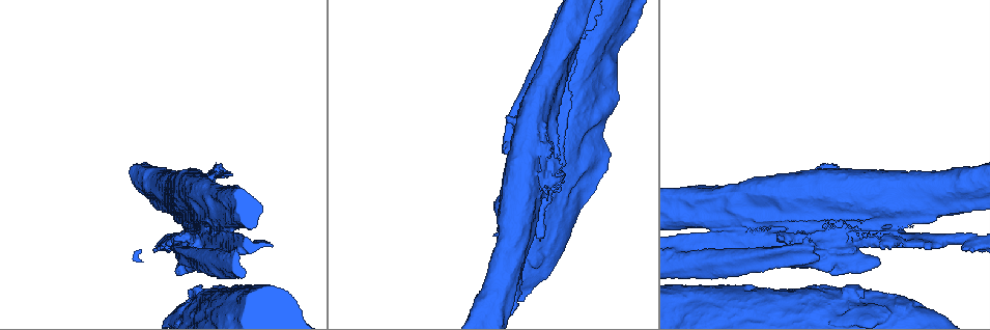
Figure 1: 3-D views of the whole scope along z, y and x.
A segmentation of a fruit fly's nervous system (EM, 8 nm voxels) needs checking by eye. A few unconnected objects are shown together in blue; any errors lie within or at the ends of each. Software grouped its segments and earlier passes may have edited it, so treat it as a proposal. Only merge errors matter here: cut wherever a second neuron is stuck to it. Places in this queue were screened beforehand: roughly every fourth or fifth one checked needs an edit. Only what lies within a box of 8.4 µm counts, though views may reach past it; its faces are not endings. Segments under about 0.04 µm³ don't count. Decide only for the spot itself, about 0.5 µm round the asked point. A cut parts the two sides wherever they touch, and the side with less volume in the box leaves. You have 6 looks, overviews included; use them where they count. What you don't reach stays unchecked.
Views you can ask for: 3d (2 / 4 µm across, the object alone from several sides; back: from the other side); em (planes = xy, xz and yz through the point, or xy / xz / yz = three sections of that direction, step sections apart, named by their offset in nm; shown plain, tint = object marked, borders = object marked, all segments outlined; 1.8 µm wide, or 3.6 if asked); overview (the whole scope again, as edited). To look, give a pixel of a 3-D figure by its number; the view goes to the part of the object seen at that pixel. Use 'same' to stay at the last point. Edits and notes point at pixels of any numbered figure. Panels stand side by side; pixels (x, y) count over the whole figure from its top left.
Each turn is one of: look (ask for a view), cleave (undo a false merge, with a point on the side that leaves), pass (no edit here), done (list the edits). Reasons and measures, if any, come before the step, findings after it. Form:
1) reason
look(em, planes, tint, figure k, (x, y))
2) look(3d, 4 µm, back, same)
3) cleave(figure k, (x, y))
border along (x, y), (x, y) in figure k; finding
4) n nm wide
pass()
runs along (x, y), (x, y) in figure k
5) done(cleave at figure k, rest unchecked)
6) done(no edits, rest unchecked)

sudden change in width
look(em, 3.6 µm, planes, tint, figure 1, (882, 305))

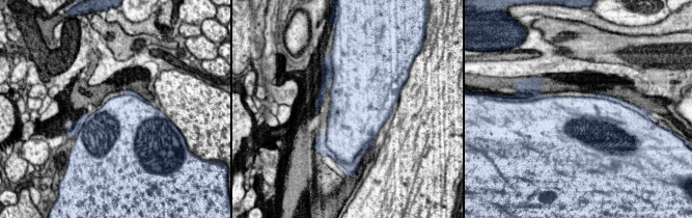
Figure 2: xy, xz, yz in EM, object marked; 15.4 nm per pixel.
cleave(figure 2, (592, 94))
border along (589, 96), (608, 99), (615, 103) in figure 2; two neurons meet here

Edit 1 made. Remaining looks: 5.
redraw
look(overview)

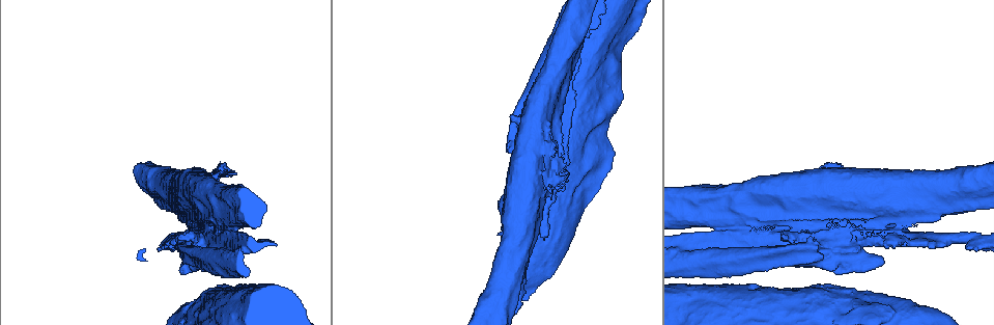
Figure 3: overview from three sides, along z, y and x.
look(em, 3.6 µm, xy, step 8, borders, figure 3, (797, 184))

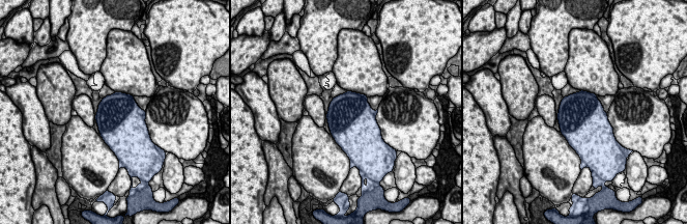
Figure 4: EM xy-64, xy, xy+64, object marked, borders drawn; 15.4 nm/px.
pass()
one neuron here

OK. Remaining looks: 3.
sharp bend
look(3d, 2 µm, figure 3, (874, 235))

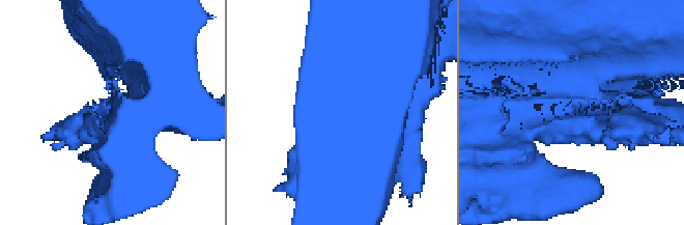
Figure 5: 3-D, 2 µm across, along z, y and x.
now the EM
look(em, planes, plain, figure 5, (576, 112))

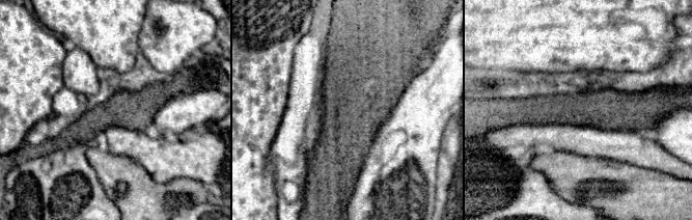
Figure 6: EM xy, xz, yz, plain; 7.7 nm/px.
where the object lies
look(em, planes, tint, same)

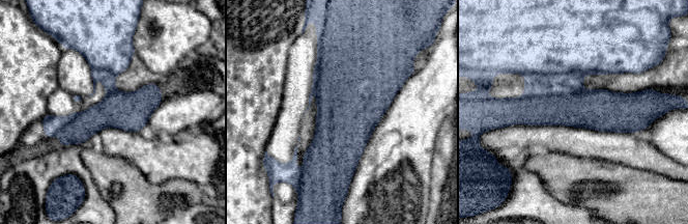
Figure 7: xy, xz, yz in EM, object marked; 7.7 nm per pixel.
cleave(figure 7, (571, 110))
the part that leaves runs along (512, 105), (636, 115) in figure 7; a second neuron is stuck on

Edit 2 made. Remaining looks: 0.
done(cleave at figure 2, cleave at figure 7, rest unchecked)

